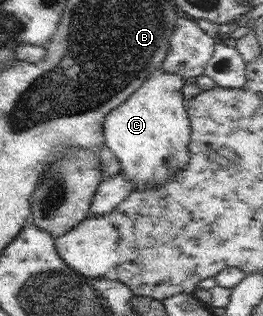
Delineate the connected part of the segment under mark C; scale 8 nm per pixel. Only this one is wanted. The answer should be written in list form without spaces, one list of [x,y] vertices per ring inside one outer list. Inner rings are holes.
[[[160,70],[152,73],[144,80],[143,85],[131,94],[131,97],[110,111],[104,119],[104,141],[115,157],[120,161],[120,166],[125,177],[134,183],[134,187],[139,185],[149,185],[151,188],[162,185],[166,181],[175,178],[176,175],[187,167],[189,163],[189,139],[192,132],[190,119],[184,106],[182,96],[183,86],[188,83],[176,73],[167,73]]]

